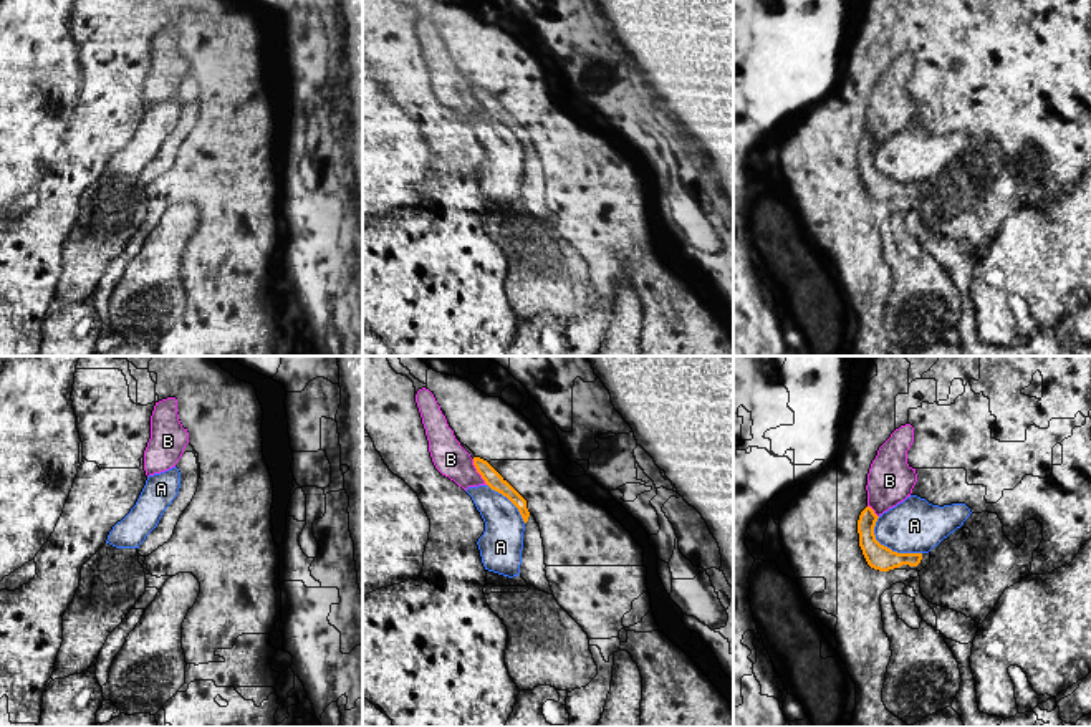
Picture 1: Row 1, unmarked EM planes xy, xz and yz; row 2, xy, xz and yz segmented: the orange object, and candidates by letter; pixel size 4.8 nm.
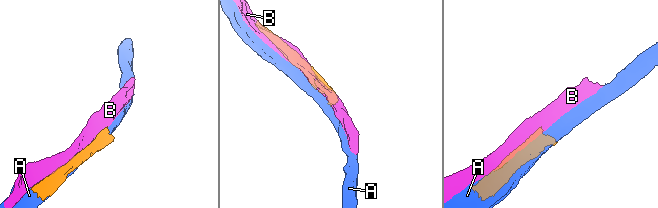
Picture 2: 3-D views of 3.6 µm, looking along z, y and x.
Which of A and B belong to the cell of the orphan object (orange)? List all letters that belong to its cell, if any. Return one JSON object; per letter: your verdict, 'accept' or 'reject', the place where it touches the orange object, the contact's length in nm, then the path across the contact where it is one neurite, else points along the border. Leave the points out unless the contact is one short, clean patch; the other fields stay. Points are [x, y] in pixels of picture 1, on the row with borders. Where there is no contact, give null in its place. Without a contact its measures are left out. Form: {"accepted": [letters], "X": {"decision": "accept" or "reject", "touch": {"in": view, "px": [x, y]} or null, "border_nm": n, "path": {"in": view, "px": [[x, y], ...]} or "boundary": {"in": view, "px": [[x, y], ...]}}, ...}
{"accepted": [], "A": {"decision": "reject", "touch": {"in": "yz", "px": [889, 548]}, "border_nm": 280}, "B": {"decision": "reject", "touch": {"in": "xz", "px": [477, 471]}, "border_nm": 150}}

